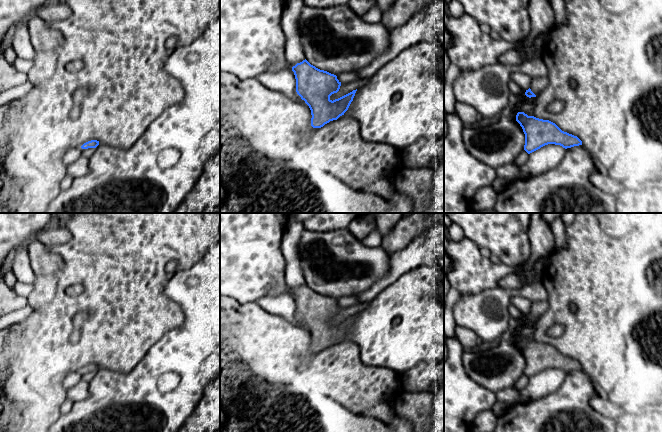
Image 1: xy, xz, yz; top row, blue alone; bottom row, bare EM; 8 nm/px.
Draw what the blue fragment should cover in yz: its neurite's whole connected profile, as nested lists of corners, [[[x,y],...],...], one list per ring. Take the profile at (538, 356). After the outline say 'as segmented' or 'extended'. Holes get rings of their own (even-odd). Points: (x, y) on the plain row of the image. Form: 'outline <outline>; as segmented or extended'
outline [[[518,336],[516,345],[520,348],[525,358],[524,374],[530,378],[548,368],[560,369],[571,372],[582,369],[582,365],[572,358],[562,355],[555,347],[524,336]]]; as segmented

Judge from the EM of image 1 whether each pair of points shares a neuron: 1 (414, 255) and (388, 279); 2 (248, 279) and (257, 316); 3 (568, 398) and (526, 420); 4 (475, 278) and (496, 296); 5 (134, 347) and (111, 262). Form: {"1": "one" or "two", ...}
{"1": "one", "2": "two", "3": "one", "4": "two", "5": "one"}

